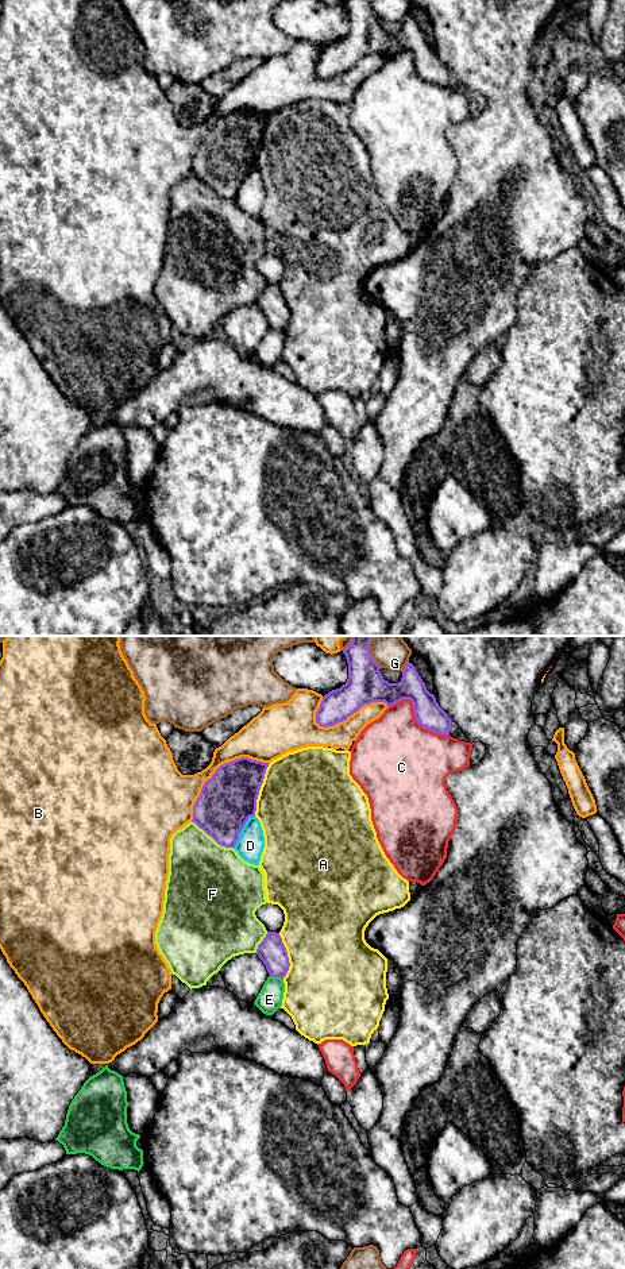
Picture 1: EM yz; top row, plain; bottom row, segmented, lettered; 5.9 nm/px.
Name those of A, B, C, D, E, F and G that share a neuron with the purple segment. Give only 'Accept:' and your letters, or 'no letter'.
Accept: no letter

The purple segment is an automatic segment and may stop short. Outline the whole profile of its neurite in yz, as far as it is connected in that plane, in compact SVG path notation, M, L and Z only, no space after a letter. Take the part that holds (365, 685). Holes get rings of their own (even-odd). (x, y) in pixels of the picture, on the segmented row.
M352 636L351 644L343 649L348 663L348 679L336 690L323 697L316 722L328 728L346 721L362 706L373 702L385 702L389 706L410 699L416 721L425 729L450 734L451 718L439 706L416 667L408 662L398 683L383 679L379 666L373 659L369 643L377 636Z

